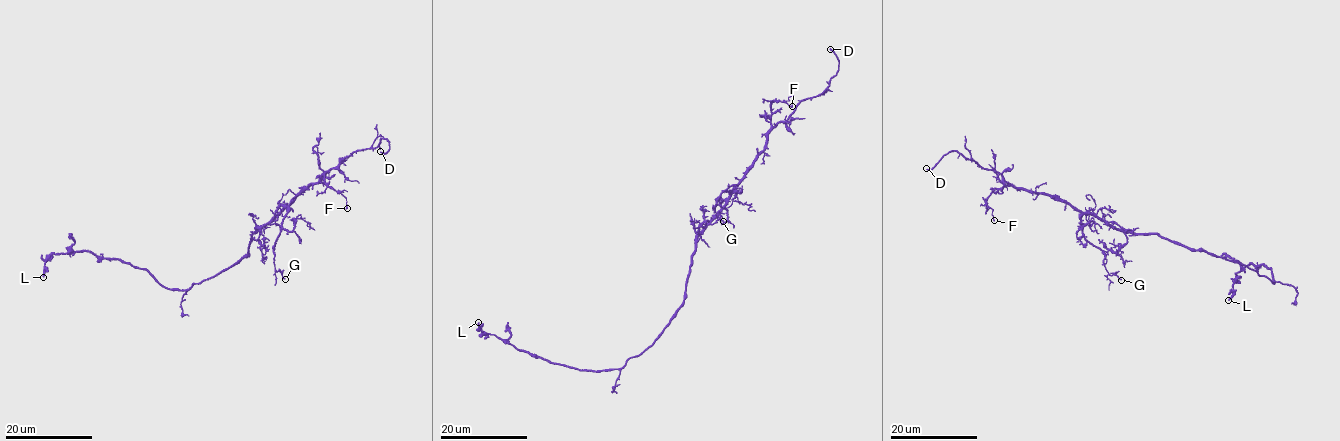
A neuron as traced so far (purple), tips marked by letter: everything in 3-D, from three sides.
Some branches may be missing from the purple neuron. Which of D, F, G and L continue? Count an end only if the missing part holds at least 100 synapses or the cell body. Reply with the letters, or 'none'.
D

